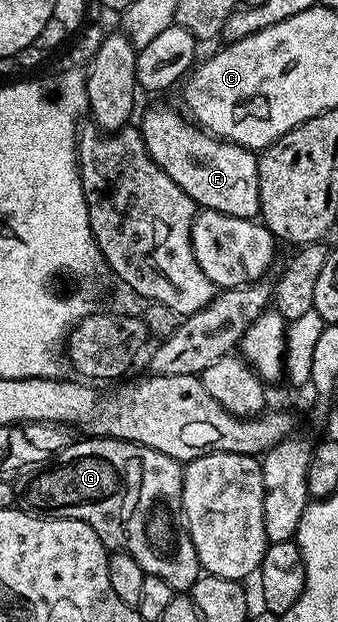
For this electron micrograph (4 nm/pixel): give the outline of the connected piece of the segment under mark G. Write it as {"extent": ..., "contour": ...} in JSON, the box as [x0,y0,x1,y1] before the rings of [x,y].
{"extent":[22,436,202,592],"contour":[[[84,436],[84,439],[73,441],[71,446],[67,446],[61,454],[56,455],[47,464],[41,465],[39,468],[33,469],[27,475],[28,479],[24,482],[24,490],[22,486],[22,502],[29,511],[35,512],[41,516],[51,516],[53,518],[73,518],[74,520],[82,520],[86,524],[90,524],[90,528],[94,528],[94,532],[98,532],[98,536],[104,541],[105,547],[112,552],[124,552],[134,560],[138,560],[138,564],[143,568],[145,574],[153,574],[162,580],[166,580],[166,584],[170,584],[173,592],[191,591],[192,585],[200,579],[202,573],[200,561],[198,560],[198,552],[194,552],[194,544],[190,540],[185,523],[182,521],[182,484],[184,483],[184,466],[177,462],[175,458],[166,456],[162,452],[158,452],[149,446],[139,446],[133,442],[123,442],[120,438],[106,438],[103,436]]]}

